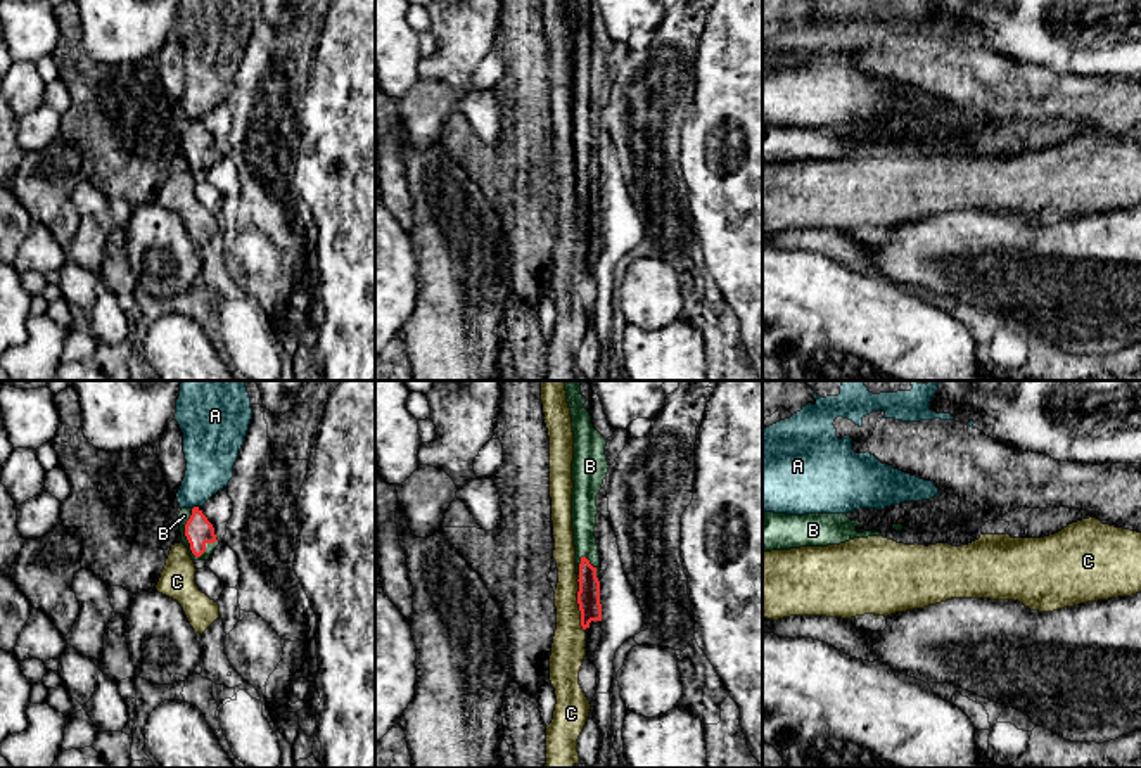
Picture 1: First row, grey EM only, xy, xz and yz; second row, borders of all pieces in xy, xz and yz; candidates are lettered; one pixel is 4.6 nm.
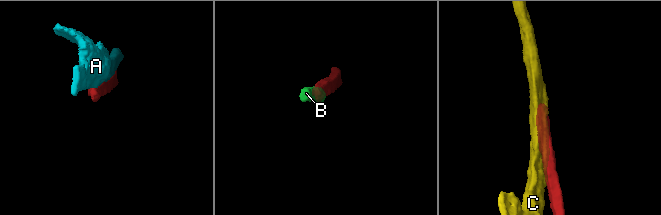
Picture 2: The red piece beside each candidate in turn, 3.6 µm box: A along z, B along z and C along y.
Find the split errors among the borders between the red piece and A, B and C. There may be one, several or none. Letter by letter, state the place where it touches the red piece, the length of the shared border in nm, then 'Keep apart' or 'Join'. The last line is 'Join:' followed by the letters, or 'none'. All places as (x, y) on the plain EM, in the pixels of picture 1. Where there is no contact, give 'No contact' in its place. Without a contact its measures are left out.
A: Touches red at xy (194, 120). Shared border 40 nm. Keep apart
B: Touches red at xy (185, 147). Shared border 240 nm. Keep apart
C: Touches red at xz (580, 218). Shared border 240 nm. Keep apart
Join: none

